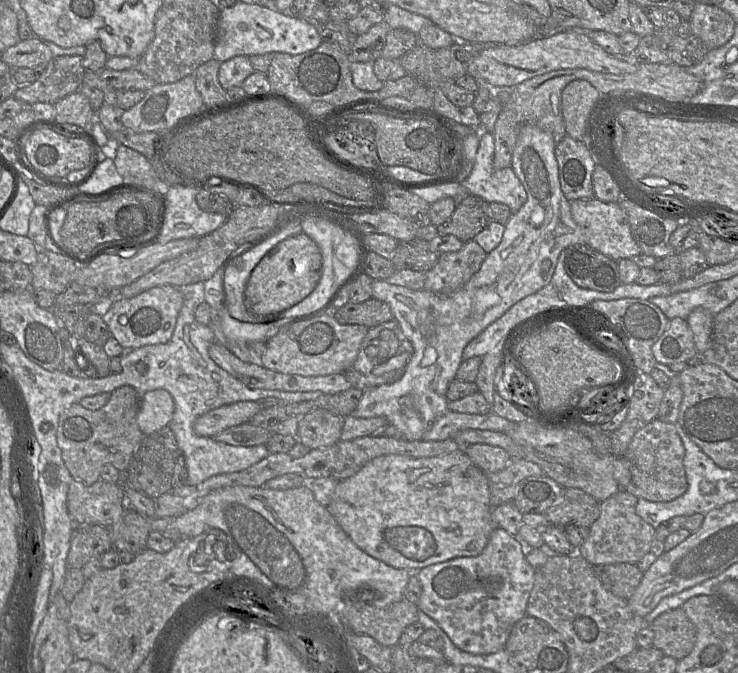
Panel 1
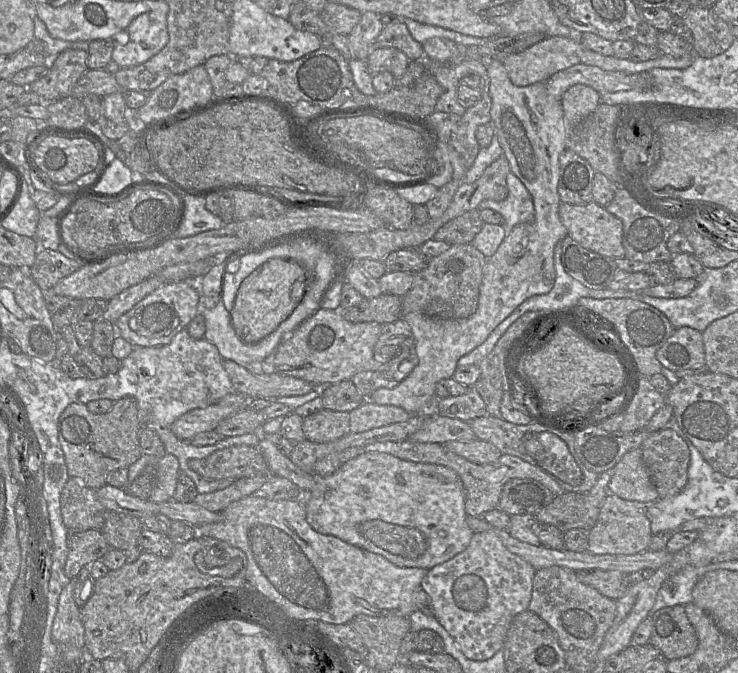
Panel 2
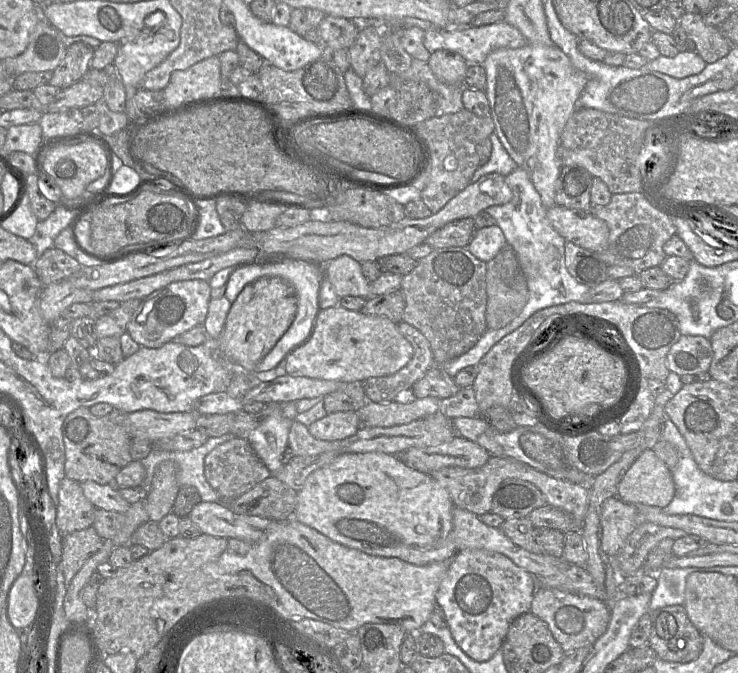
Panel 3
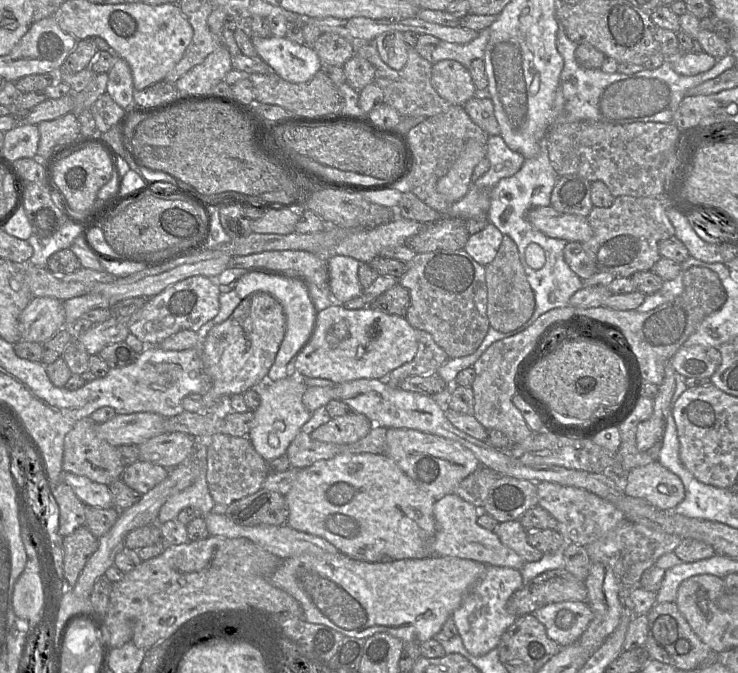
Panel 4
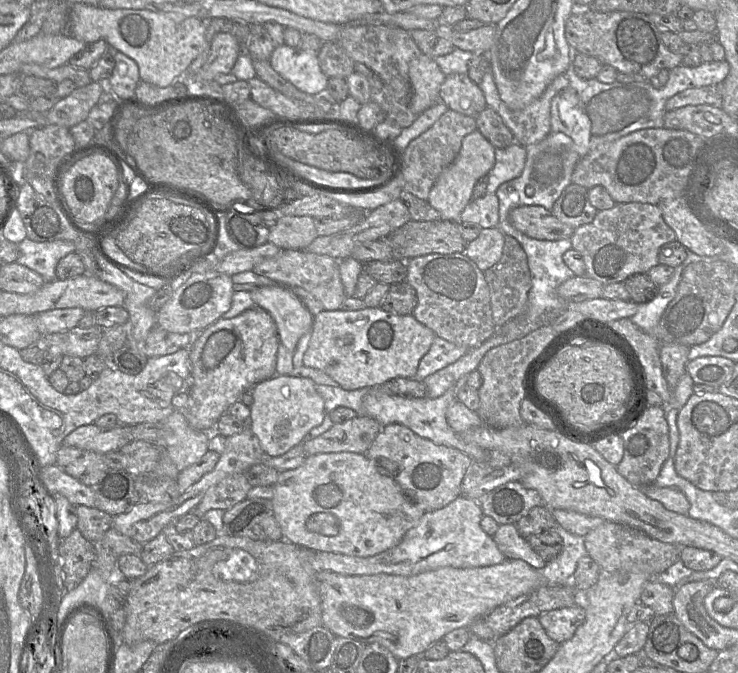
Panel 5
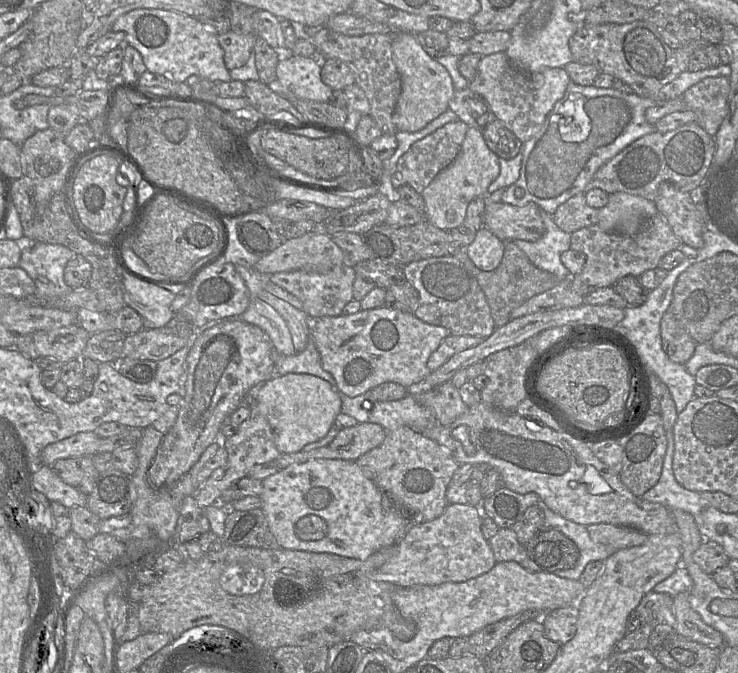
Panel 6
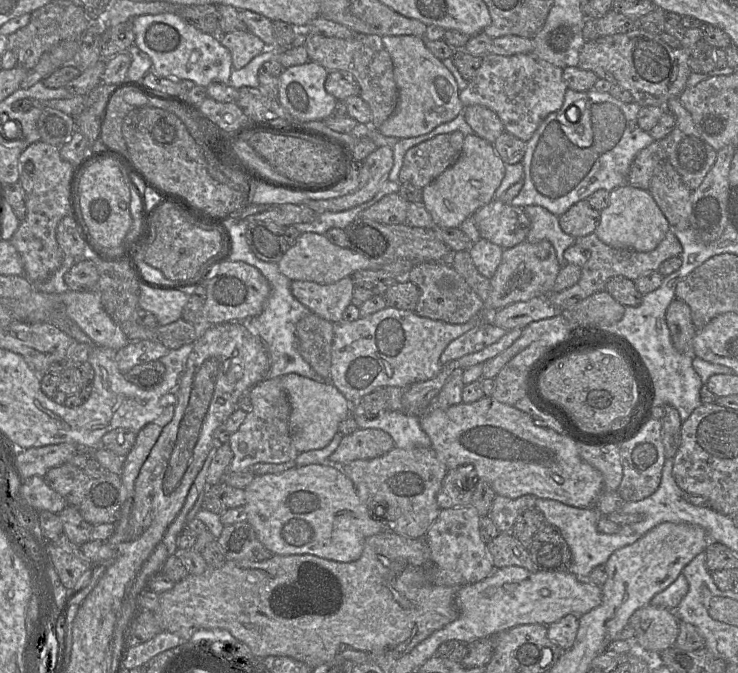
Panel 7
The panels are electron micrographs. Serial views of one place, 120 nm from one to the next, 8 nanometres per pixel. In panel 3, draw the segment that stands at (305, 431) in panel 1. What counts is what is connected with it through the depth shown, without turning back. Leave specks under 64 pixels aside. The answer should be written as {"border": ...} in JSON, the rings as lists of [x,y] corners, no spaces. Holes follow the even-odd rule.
{"border":[[[356,411],[329,413],[313,422],[309,427],[311,435],[319,440],[342,440],[355,435],[362,427]]]}

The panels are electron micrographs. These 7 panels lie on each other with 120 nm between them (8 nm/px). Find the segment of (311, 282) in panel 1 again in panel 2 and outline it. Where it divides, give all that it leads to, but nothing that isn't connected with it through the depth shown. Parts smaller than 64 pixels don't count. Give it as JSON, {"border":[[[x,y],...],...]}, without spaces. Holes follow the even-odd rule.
{"border":[[[272,258],[246,277],[230,311],[232,325],[237,336],[247,344],[254,344],[276,330],[303,299],[307,289],[306,274],[309,273],[294,261]]]}

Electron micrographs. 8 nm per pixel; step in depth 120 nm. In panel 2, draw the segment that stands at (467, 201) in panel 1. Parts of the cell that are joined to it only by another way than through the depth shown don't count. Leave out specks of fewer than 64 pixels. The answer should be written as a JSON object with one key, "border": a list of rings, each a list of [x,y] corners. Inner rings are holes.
{"border":[[[479,209],[467,211],[443,225],[435,233],[434,240],[444,241],[449,245],[469,244],[483,224]]]}

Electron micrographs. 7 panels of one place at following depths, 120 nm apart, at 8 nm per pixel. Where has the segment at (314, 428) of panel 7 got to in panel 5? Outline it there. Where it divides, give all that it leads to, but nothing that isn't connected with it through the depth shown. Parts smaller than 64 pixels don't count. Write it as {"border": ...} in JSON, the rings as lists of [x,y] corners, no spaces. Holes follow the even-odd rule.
{"border":[[[275,375],[252,388],[254,403],[250,406],[250,428],[259,439],[266,457],[281,456],[304,443],[309,431],[323,422],[325,404],[316,387],[310,378]]]}

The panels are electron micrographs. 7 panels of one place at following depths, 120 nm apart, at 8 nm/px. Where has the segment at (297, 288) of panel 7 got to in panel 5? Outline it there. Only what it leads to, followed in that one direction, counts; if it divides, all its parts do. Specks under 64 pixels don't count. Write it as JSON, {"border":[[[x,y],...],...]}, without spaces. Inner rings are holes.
{"border":[[[281,249],[274,257],[257,264],[253,272],[282,283],[283,286],[303,288],[323,305],[324,310],[339,310],[347,295],[341,281],[339,260],[308,250]]]}

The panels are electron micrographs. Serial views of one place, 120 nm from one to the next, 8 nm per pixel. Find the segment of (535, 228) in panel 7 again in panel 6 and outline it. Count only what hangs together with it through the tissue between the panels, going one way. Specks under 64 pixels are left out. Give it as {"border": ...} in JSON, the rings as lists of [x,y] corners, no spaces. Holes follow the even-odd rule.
{"border":[[[541,210],[541,216],[545,233],[539,240],[514,242],[538,269],[554,274],[559,279],[573,276],[561,262],[561,254],[570,249],[571,234],[561,230],[547,212]]]}

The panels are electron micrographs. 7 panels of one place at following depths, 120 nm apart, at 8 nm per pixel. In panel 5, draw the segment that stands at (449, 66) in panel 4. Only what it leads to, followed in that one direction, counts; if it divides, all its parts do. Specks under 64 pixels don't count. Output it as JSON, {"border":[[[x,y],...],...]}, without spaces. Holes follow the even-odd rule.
{"border":[[[468,74],[446,75],[439,91],[439,100],[449,109],[473,118],[487,107],[482,90]]]}

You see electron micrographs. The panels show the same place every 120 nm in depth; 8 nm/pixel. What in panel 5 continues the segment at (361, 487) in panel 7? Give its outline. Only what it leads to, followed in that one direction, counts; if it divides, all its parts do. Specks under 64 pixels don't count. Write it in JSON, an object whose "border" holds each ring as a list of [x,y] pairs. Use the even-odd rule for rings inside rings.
{"border":[[[397,423],[382,427],[365,455],[379,463],[424,512],[441,509],[461,495],[461,483],[472,462],[458,449],[437,445]]]}

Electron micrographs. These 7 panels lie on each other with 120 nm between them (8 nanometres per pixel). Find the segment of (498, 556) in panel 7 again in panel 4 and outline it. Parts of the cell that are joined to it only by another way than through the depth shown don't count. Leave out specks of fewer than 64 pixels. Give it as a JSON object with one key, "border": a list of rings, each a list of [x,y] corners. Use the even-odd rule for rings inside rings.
{"border":[[[519,520],[498,523],[494,533],[505,546],[515,551],[525,562],[537,562],[542,559],[543,553],[529,544],[528,532]]]}

